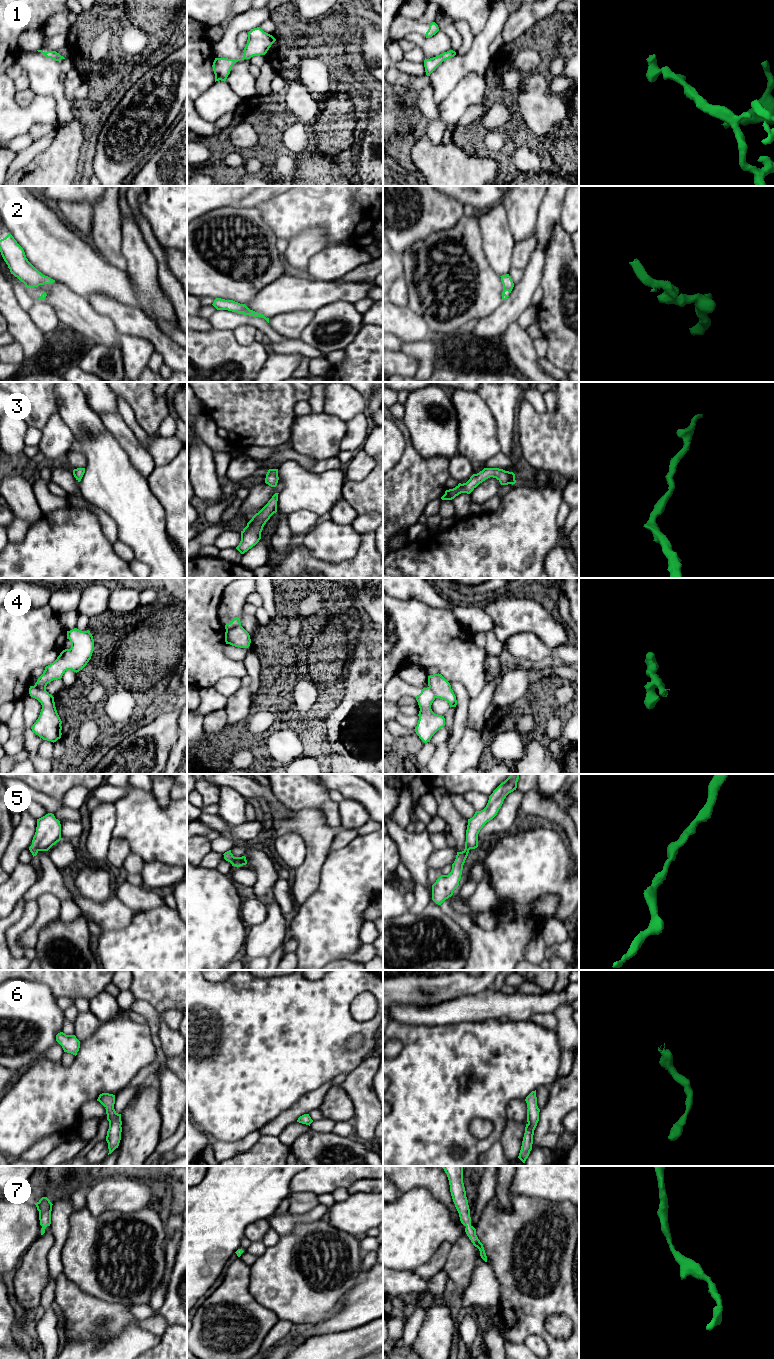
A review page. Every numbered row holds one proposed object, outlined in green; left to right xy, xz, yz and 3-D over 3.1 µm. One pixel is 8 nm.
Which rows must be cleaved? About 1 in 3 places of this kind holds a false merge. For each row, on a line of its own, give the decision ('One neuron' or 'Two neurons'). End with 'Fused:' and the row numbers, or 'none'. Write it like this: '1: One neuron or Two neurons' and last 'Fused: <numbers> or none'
1: One neuron
2: One neuron
3: One neuron
4: Two neurons
5: One neuron
6: One neuron
7: One neuron
Fused: 4

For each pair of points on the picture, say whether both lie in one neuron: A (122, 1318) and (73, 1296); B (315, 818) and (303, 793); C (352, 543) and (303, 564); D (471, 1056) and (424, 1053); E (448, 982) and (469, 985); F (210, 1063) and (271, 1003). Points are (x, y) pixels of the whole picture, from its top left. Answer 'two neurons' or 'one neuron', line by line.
A: one neuron
B: two neurons
C: two neurons
D: one neuron
E: one neuron
F: one neuron

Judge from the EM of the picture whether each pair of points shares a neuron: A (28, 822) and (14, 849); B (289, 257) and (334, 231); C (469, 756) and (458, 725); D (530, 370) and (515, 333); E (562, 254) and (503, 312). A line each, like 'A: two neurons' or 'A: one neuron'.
A: one neuron
B: two neurons
C: two neurons
D: one neuron
E: two neurons

